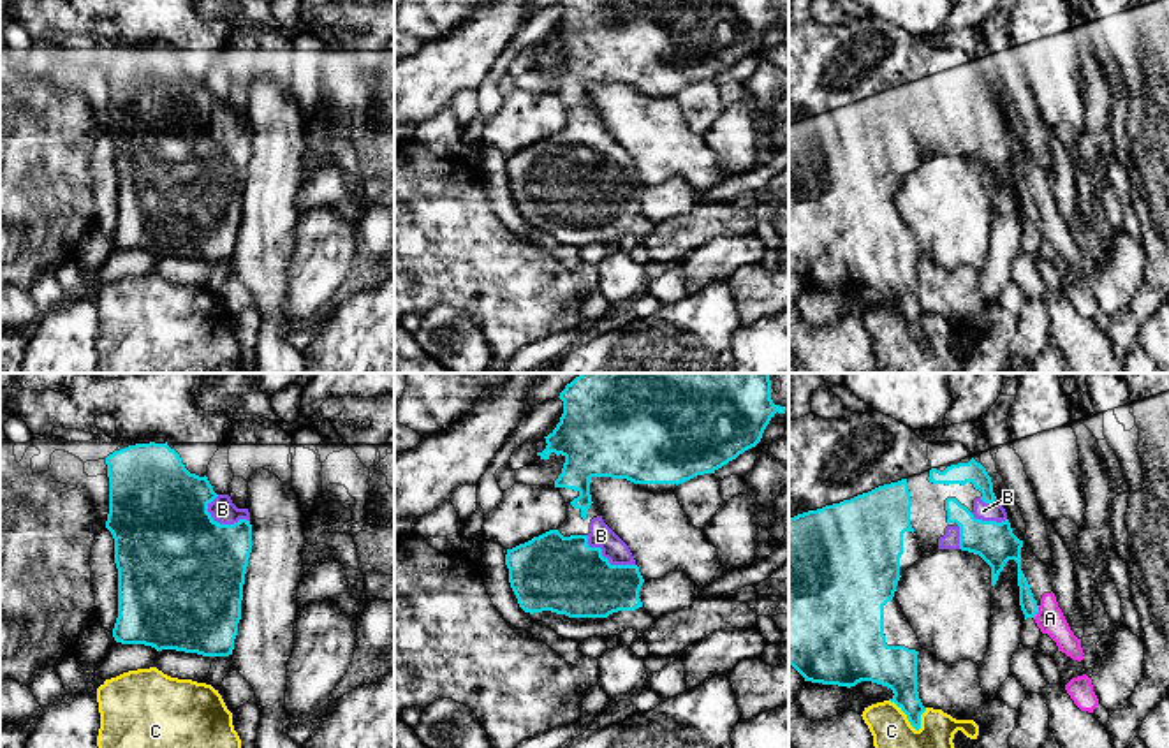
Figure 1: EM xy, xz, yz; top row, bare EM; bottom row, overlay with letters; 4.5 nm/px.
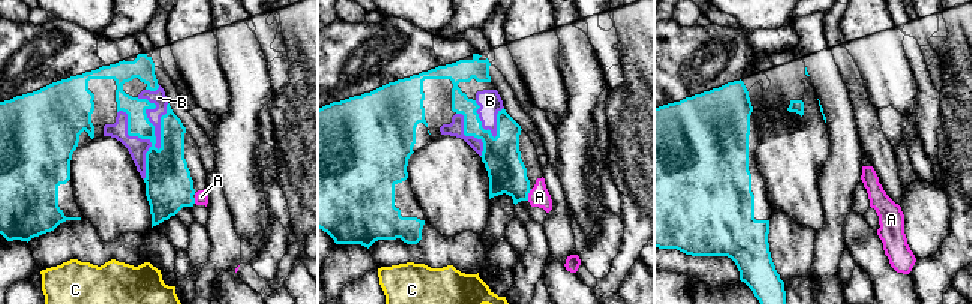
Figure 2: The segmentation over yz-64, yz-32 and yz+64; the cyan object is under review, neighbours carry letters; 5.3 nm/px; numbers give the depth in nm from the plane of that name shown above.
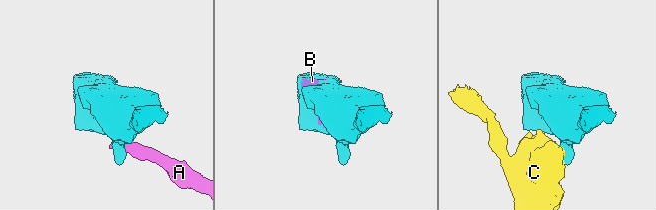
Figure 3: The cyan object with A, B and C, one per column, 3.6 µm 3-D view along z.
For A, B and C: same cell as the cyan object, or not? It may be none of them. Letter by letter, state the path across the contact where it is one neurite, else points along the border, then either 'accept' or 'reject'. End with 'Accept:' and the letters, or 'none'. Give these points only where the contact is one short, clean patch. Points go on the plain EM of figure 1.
A: runs through yz (1029, 210), (1037, 217), (1050, 224); accept
B: accept
C: border along yz (889, 305), (916, 335), (921, 333); reject
Accept: A, B

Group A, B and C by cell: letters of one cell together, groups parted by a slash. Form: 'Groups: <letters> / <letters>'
Groups: A B / C

